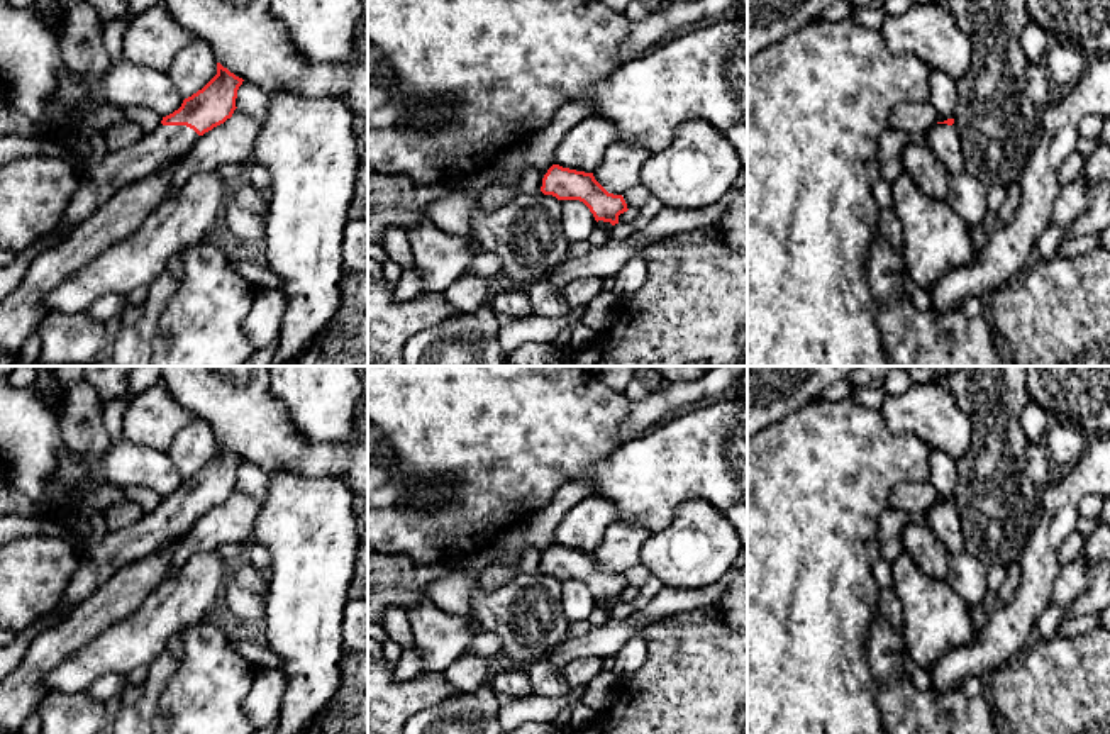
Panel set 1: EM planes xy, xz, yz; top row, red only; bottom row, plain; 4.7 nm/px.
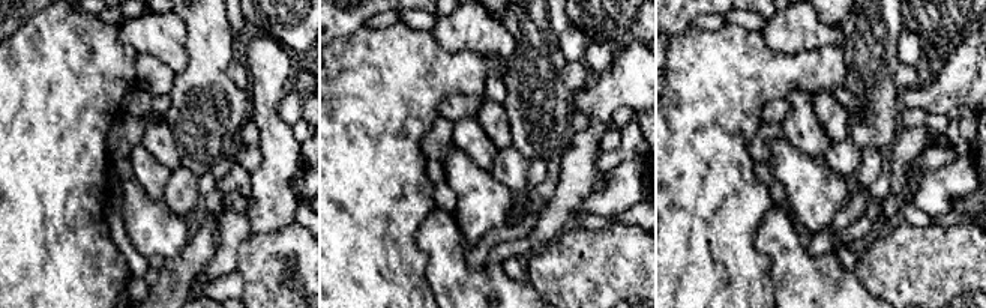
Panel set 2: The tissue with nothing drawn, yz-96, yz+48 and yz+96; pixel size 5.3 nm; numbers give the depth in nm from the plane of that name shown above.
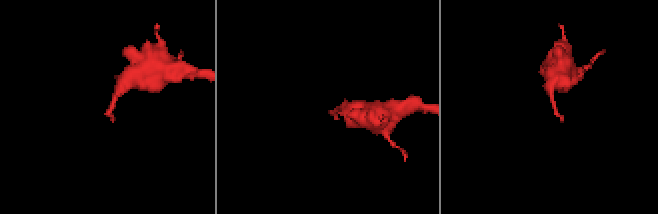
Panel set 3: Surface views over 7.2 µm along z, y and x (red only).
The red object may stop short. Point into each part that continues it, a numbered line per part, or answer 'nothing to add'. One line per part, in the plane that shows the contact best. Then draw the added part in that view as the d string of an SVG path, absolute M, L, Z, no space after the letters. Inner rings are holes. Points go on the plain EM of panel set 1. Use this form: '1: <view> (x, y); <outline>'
1: xy (165, 524); M158 505L134 524L108 531L102 539L81 549L81 561L56 610L68 615L92 597L124 566L136 564L188 534L200 515L186 505Z

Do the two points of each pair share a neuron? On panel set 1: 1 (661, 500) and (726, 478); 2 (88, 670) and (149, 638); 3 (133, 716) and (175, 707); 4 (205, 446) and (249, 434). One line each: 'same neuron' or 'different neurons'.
1: same neuron
2: same neuron
3: different neurons
4: different neurons

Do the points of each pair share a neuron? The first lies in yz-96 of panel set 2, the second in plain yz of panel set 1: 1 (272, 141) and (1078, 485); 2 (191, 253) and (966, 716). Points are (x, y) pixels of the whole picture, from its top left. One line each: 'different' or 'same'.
1: different
2: different

